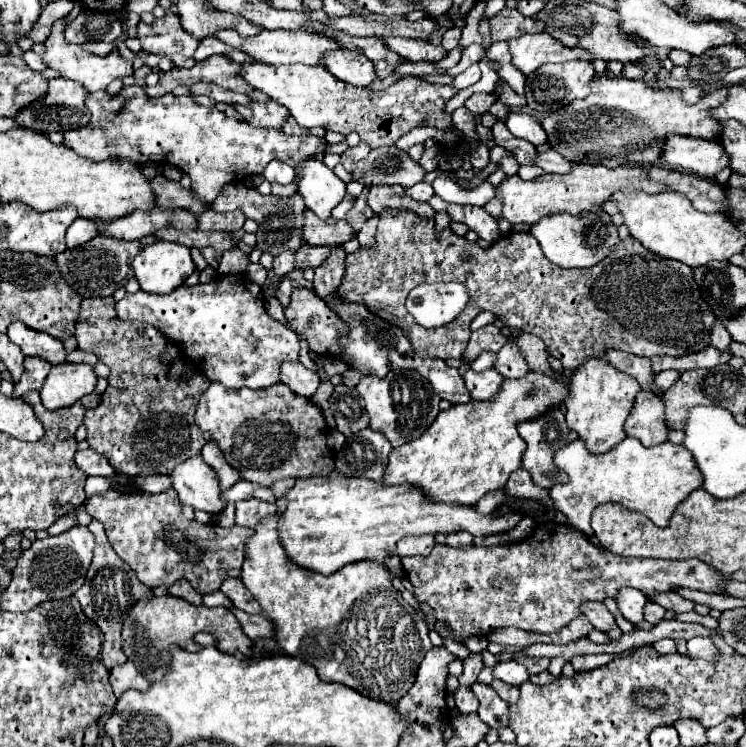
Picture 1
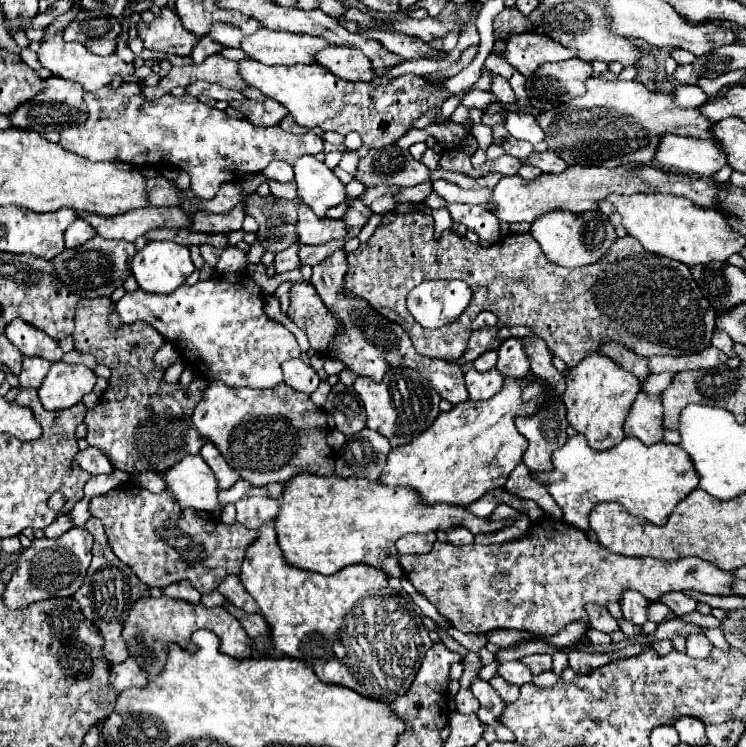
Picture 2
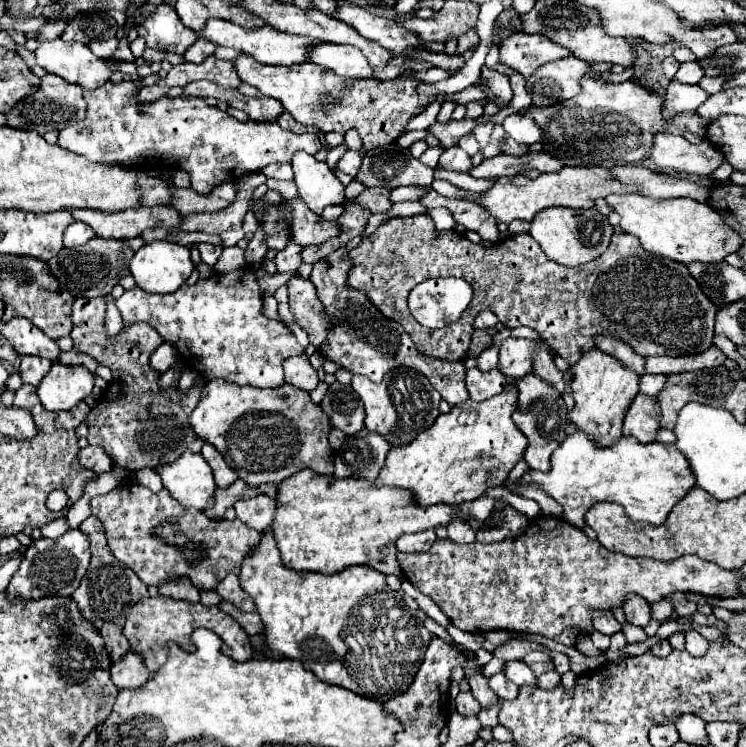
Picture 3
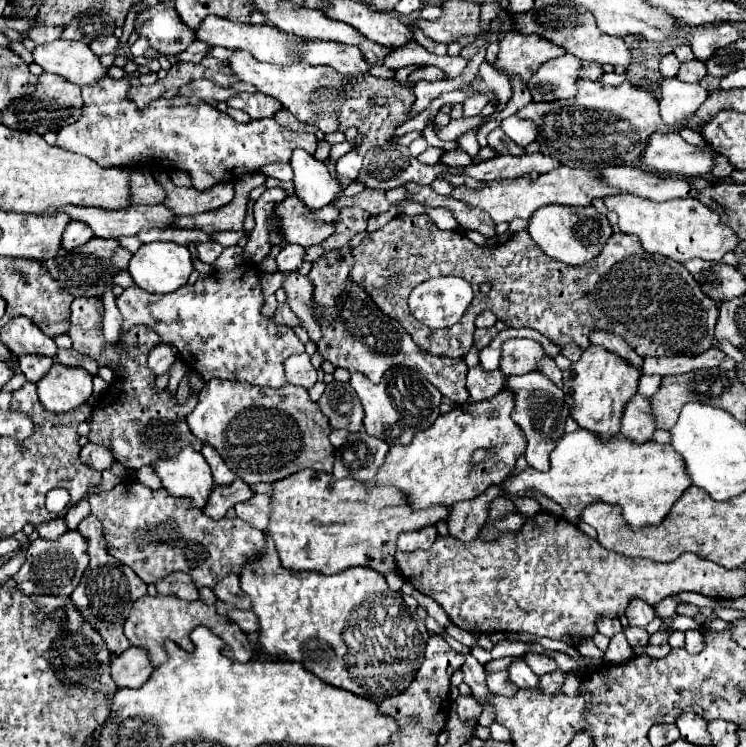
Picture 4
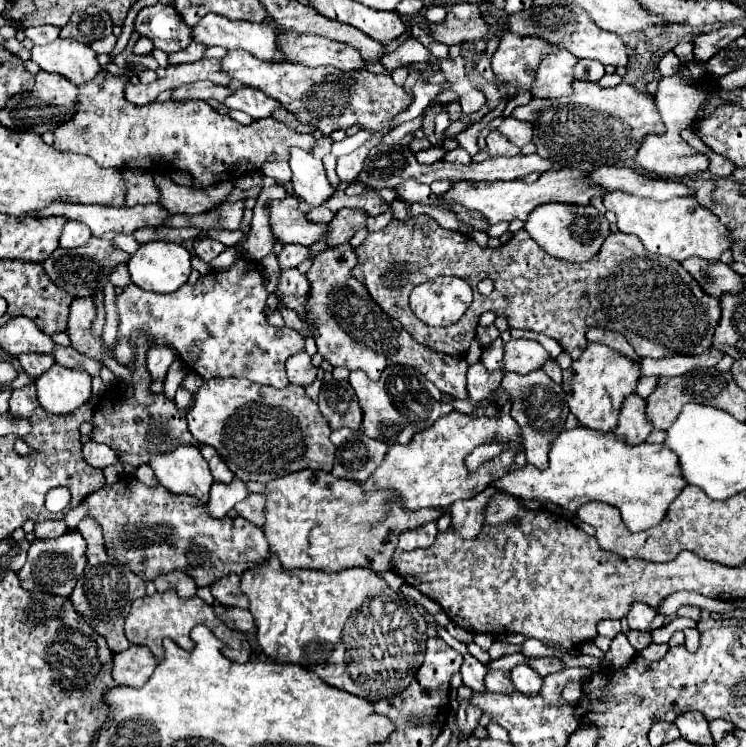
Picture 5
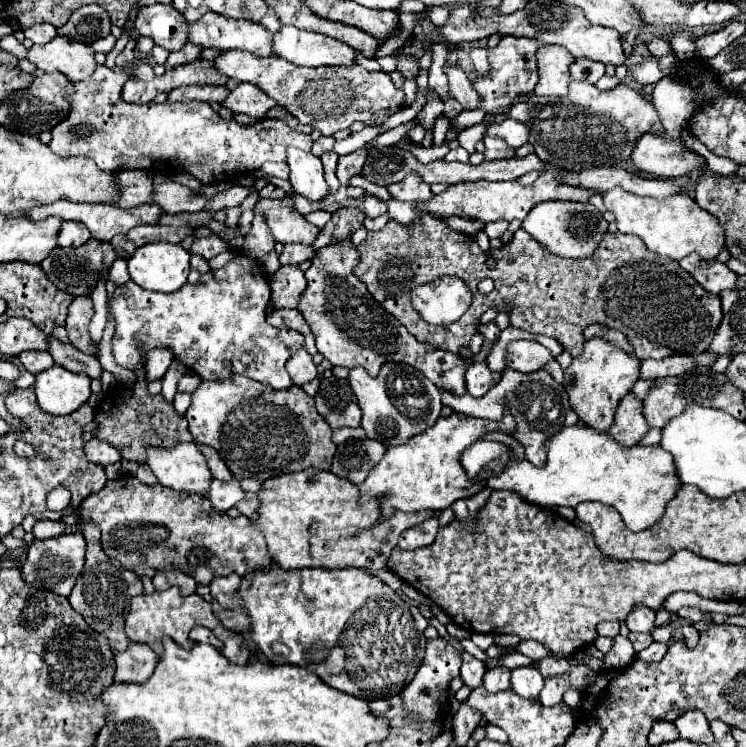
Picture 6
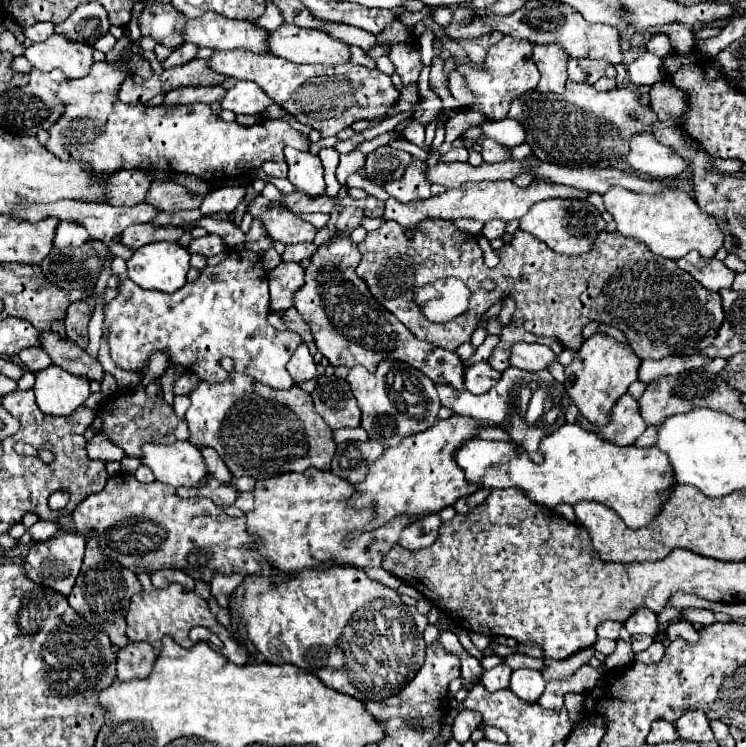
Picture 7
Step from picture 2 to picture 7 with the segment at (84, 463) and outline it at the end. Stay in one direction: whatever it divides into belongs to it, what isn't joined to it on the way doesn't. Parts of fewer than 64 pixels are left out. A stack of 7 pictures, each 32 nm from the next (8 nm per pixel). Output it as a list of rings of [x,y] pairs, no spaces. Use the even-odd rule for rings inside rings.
[[[94,434],[94,438],[86,444],[86,452],[90,460],[112,462],[112,460],[124,458],[124,452],[120,452],[120,448],[116,448],[112,442],[108,442],[106,436],[100,436],[100,434]]]

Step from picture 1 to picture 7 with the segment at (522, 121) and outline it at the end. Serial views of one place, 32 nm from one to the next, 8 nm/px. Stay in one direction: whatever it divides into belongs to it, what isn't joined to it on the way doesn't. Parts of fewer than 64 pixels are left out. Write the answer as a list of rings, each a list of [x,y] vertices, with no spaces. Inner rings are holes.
[[[504,118],[504,120],[486,120],[482,124],[482,130],[484,130],[484,136],[492,138],[492,140],[498,140],[506,146],[518,146],[522,142],[526,142],[526,132],[524,128],[516,122],[516,120],[510,120],[510,118]]]

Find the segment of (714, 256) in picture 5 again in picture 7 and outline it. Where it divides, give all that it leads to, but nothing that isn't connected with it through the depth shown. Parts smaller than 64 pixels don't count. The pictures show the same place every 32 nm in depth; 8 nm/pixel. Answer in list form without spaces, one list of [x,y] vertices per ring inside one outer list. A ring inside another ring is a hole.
[[[616,186],[604,194],[604,206],[614,216],[620,234],[642,240],[650,252],[664,258],[678,260],[692,250],[700,252],[704,258],[714,258],[724,242],[716,218],[702,212],[698,204],[682,190],[670,190],[660,196],[644,196]]]

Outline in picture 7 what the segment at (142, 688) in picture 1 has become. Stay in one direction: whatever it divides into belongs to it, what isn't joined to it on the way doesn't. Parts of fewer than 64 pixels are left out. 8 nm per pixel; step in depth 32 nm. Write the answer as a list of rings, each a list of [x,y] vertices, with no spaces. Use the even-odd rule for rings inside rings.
[[[130,642],[126,648],[116,650],[116,668],[118,680],[134,680],[146,678],[152,672],[156,662],[156,652],[150,644],[144,642]]]

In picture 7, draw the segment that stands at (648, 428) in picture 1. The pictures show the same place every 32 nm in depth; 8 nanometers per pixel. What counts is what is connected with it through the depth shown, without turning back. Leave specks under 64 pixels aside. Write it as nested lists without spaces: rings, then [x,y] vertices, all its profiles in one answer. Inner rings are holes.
[[[624,394],[616,402],[616,406],[612,408],[612,422],[608,426],[604,426],[604,430],[598,430],[582,416],[578,418],[578,424],[588,430],[598,432],[606,440],[616,442],[620,446],[632,446],[638,440],[638,436],[646,430],[646,422],[640,416],[640,404],[630,394]]]

